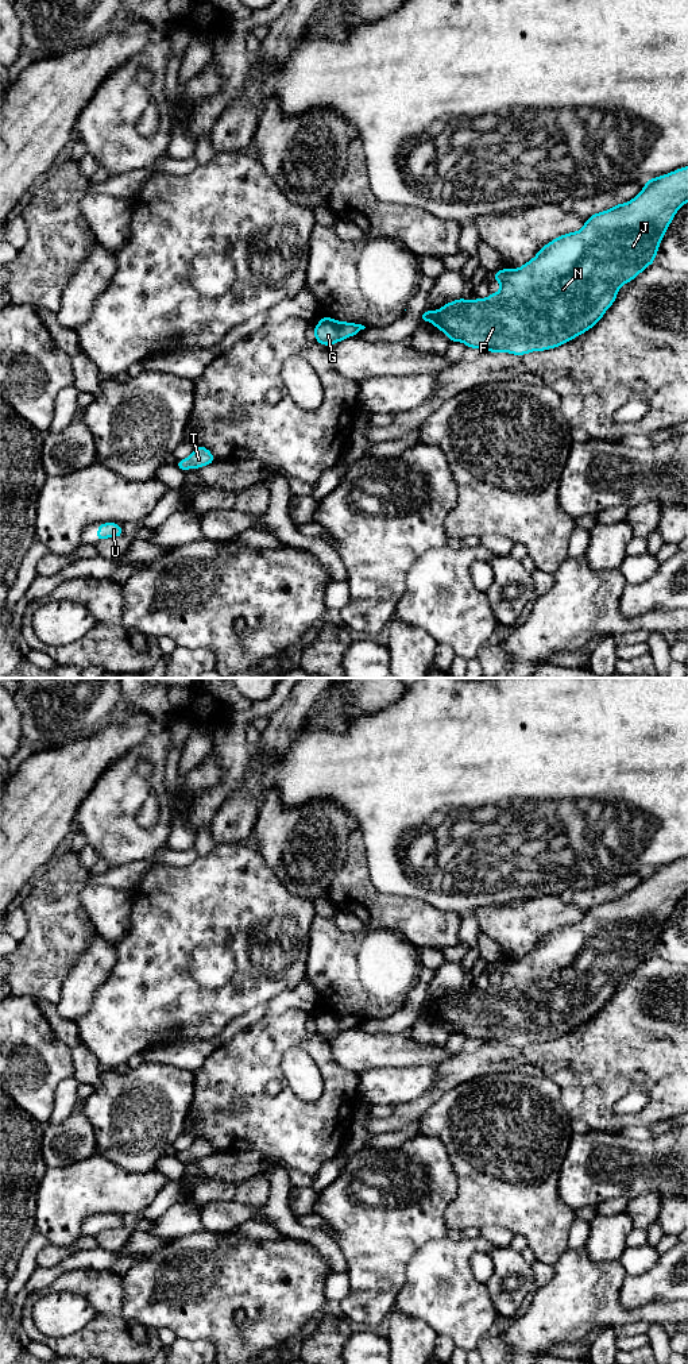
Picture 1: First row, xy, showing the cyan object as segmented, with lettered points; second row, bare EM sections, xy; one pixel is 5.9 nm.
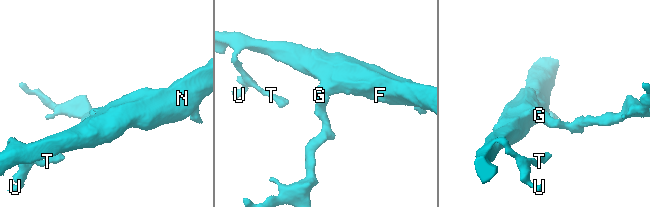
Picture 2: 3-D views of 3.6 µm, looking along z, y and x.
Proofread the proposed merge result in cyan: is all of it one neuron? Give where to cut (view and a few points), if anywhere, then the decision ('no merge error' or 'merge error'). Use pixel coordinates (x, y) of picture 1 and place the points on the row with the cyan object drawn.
cut none; no merge error

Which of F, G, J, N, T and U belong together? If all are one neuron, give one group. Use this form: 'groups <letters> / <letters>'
groups F G J N T U

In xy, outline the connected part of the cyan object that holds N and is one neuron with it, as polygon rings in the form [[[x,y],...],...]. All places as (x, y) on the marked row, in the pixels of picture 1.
[[[688,165],[646,181],[642,190],[625,204],[615,204],[585,220],[581,230],[564,234],[542,246],[537,255],[519,269],[505,267],[492,274],[500,284],[498,293],[487,298],[465,301],[465,297],[445,303],[437,311],[424,311],[420,321],[432,321],[451,340],[483,352],[525,355],[545,351],[575,339],[591,330],[617,300],[623,284],[631,282],[649,265],[654,263],[661,240],[677,211],[688,201]]]

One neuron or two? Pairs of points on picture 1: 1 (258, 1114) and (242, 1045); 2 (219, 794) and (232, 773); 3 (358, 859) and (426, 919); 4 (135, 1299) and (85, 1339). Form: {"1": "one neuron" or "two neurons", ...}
{"1": "one neuron", "2": "one neuron", "3": "one neuron", "4": "two neurons"}

